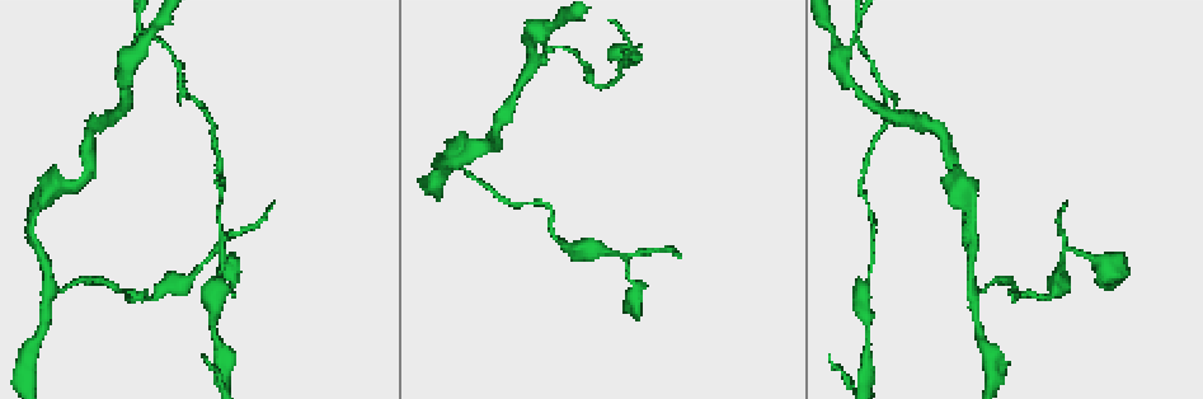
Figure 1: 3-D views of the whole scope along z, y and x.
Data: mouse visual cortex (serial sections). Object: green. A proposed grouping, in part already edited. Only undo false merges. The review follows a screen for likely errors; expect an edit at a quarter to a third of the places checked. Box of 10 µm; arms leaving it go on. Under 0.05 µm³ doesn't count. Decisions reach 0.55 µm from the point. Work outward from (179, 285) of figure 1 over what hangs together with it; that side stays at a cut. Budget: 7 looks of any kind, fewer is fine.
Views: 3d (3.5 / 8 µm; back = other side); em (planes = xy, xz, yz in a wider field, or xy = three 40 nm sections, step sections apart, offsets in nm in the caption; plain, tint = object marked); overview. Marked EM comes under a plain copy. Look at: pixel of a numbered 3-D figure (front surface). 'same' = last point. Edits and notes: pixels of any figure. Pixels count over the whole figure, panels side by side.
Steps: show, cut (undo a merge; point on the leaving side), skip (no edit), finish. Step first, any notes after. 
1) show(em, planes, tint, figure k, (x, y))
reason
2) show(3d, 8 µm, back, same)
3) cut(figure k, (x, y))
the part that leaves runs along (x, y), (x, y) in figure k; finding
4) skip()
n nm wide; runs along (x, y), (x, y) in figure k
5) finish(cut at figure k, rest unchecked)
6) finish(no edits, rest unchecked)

show(3d, 3.5 µm, figure 1, (1064, 251))
abrupt turn

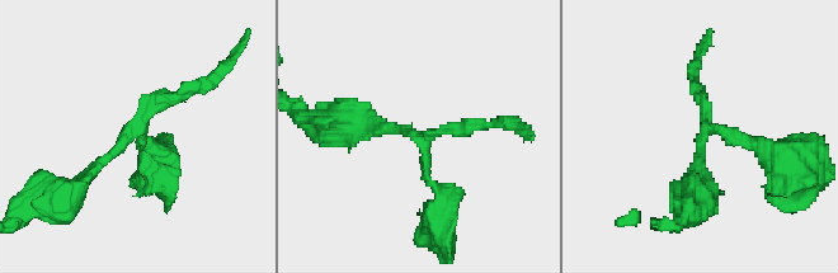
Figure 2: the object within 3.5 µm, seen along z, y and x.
show(em, xy, step 2, tint, figure 2, (418, 134))

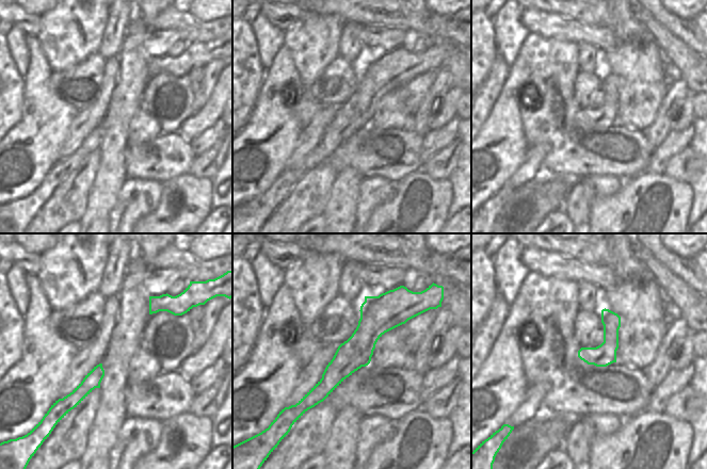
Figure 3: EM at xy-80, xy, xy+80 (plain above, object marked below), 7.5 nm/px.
show(em, xy, step 3, tint, same)

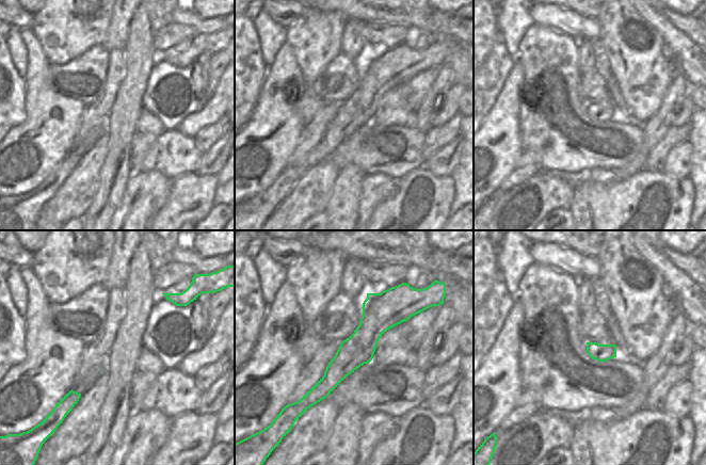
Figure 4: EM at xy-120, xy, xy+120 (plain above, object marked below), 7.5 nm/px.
skip()
runs along (362, 119), (420, 136), (445, 207) in figure 2; all the same cell

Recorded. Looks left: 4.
show(3d, 3.5 µm, figure 1, (139, 296))
sharp bend

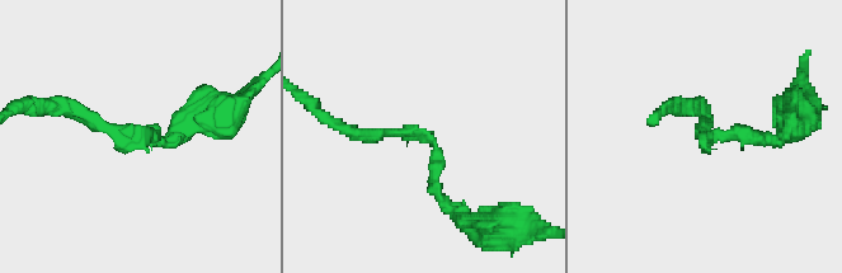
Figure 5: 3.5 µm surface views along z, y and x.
show(em, xy, step 3, tint, figure 5, (423, 134))
arms of 150, 150 nm; shape alone is not enough

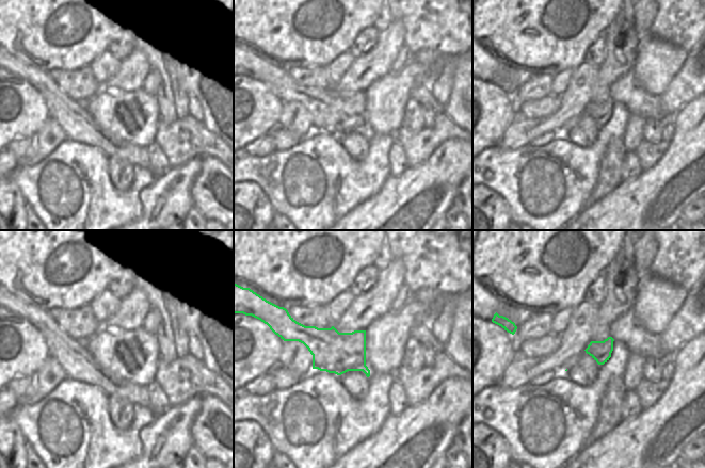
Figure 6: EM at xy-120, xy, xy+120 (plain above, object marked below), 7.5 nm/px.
skip()
runs along (167, 142), (123, 139), (61, 107) in figure 5; all the same cell

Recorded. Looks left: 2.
show(3d, 3.5 µm, figure 1, (978, 290))
three-way junction

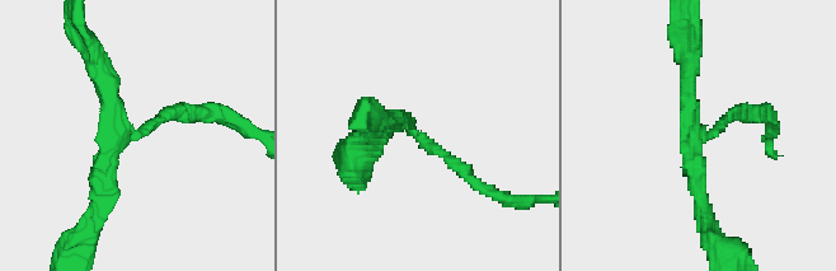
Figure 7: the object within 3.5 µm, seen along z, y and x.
show(em, xy, step 3, tint, figure 7, (413, 130))

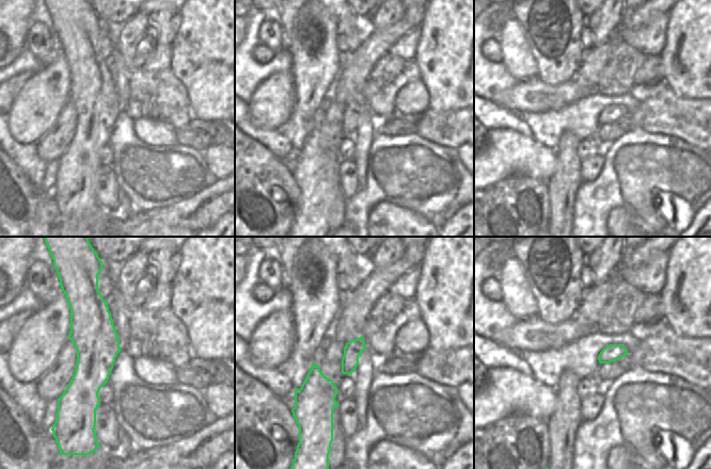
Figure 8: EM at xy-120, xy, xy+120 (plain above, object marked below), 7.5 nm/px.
skip()
140 nm wide; runs along (93, 291), (93, 421) in figure 8; continuous, no second cell

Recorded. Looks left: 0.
finish(no edits, rest unchecked)

